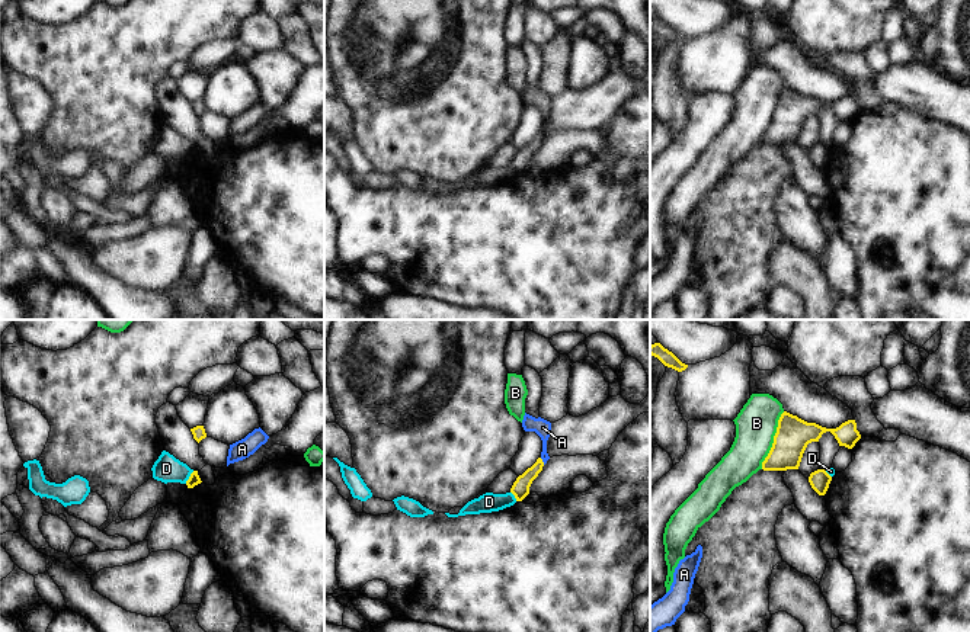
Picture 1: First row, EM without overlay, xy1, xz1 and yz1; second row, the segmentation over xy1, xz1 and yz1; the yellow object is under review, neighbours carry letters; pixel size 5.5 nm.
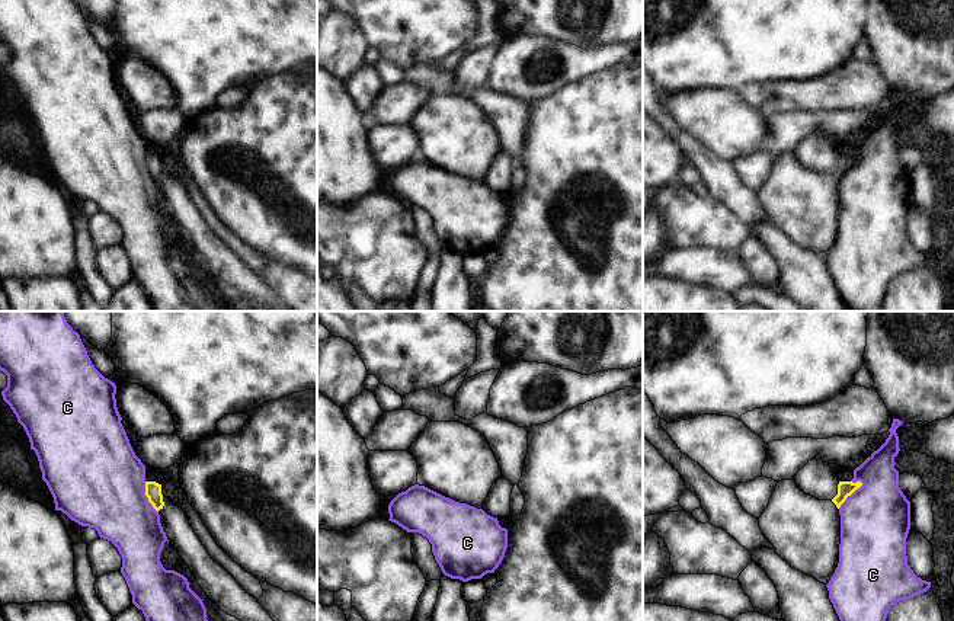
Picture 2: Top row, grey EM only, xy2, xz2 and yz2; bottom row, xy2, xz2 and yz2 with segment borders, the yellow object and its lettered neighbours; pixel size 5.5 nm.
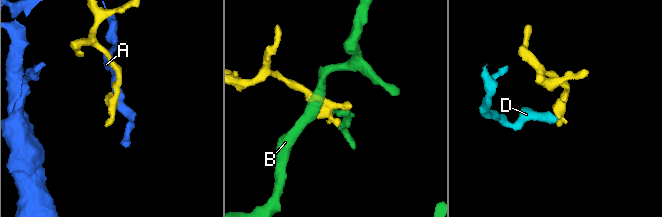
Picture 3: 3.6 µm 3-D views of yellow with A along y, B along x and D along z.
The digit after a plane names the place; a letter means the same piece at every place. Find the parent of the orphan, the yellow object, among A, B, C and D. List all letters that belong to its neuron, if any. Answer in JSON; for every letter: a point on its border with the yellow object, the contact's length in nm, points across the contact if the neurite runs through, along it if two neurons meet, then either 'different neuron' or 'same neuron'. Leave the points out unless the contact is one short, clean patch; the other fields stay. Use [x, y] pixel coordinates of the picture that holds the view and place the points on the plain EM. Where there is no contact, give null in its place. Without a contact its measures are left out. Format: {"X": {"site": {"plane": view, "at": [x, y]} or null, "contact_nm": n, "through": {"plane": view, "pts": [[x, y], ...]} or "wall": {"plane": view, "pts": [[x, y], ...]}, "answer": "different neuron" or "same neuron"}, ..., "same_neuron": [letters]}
{"A": {"site": {"plane": "xz1", "at": [541, 135]}, "contact_nm": 50, "wall": {"plane": "xz1", "pts": [[540, 132], [544, 138]]}, "answer": "different neuron"}, "B": {"site": {"plane": "yz1", "at": [774, 115]}, "contact_nm": 340, "wall": {"plane": "yz1", "pts": [[784, 86], [778, 95], [772, 121], [761, 143]]}, "answer": "different neuron"}, "C": {"site": {"plane": "yz2", "at": [851, 167]}, "contact_nm": 200, "wall": {"plane": "yz2", "pts": [[860, 154], [861, 159], [838, 182]]}, "answer": "different neuron"}, "D": {"site": {"plane": "xy1", "at": [189, 151]}, "contact_nm": 90, "wall": {"plane": "xy1", "pts": [[194, 146], [185, 157]]}, "answer": "different neuron"}, "same_neuron": []}

